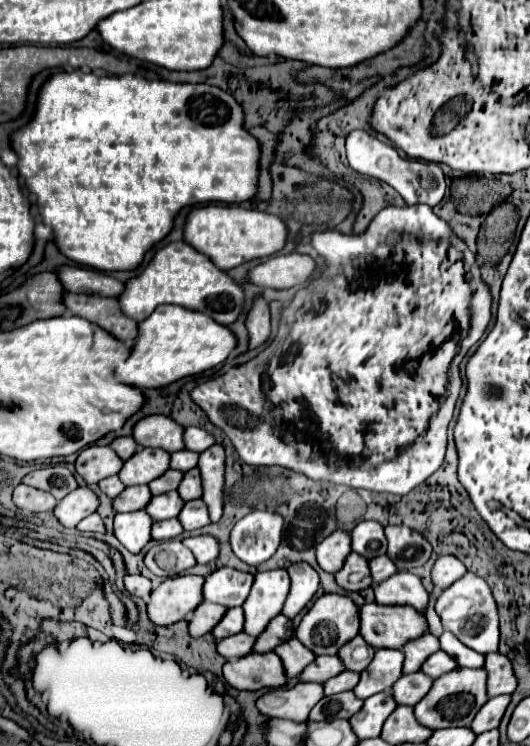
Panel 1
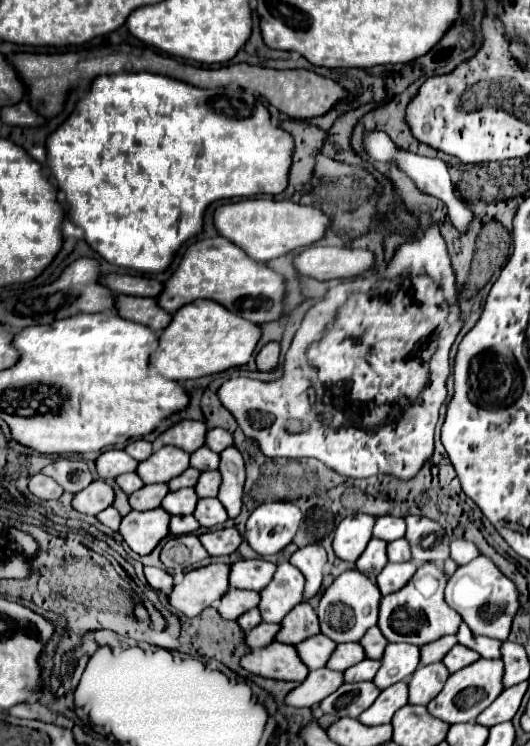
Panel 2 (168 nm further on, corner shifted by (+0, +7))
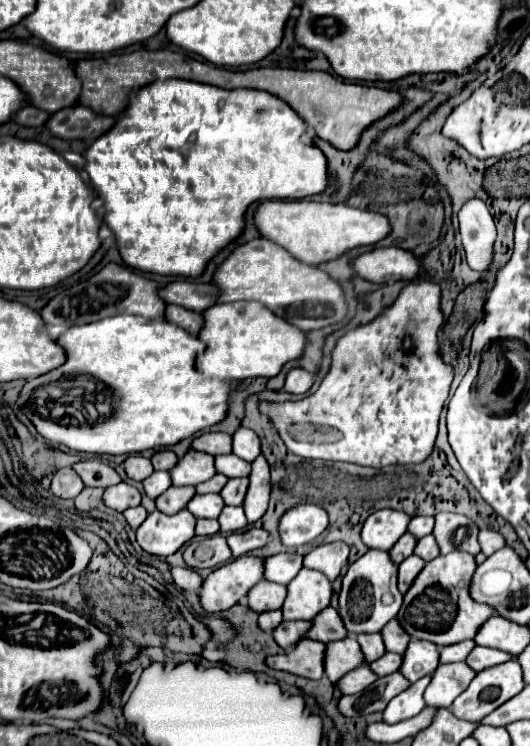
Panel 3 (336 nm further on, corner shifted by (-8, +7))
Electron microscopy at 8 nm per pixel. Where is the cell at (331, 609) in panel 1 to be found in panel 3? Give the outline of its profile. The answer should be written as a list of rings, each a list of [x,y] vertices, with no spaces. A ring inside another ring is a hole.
[[[370,549],[348,567],[338,595],[338,613],[350,635],[378,633],[390,619],[396,617],[400,605],[402,593],[396,587],[396,565],[390,561],[388,551]]]

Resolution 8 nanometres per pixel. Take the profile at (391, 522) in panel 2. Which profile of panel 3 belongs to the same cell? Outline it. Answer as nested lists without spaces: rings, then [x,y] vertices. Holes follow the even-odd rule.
[[[412,517],[408,523],[408,533],[412,533],[416,539],[432,533],[434,517]]]

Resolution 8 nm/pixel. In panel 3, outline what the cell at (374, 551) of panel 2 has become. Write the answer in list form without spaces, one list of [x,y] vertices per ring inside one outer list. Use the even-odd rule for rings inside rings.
[[[404,533],[404,535],[396,541],[396,545],[388,551],[388,553],[390,553],[390,557],[392,557],[392,563],[394,563],[394,565],[398,565],[402,559],[406,559],[406,557],[412,553],[414,543],[416,543],[416,539],[414,539],[414,537],[410,537],[410,533]]]

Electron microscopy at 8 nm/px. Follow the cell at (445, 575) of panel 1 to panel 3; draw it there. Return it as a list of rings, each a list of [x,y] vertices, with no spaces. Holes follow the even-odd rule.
[[[488,529],[478,533],[478,543],[480,543],[480,549],[482,549],[482,553],[484,553],[486,557],[504,547],[504,539],[500,537],[500,533],[488,531]]]

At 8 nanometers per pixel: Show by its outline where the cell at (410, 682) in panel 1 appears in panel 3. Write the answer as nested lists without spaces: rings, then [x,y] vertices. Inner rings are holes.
[[[446,663],[438,665],[430,685],[424,691],[424,701],[428,707],[450,707],[460,691],[468,687],[474,671],[466,663]]]

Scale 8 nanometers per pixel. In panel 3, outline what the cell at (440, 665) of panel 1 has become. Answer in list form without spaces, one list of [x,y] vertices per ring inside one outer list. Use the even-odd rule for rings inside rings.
[[[474,647],[472,653],[466,657],[466,665],[474,671],[482,671],[486,667],[498,665],[498,663],[506,663],[508,659],[512,659],[508,653],[498,651],[498,649],[488,649],[488,647]]]

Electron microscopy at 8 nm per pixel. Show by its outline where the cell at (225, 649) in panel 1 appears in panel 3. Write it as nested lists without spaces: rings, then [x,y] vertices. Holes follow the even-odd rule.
[[[282,621],[276,631],[272,633],[274,635],[274,641],[284,649],[284,651],[290,651],[298,639],[304,637],[304,633],[308,631],[312,623],[310,621]]]

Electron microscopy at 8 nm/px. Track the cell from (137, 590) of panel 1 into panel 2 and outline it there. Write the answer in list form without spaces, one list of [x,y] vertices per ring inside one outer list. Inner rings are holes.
[[[144,567],[144,575],[150,583],[152,589],[156,591],[162,591],[162,593],[170,593],[172,587],[174,587],[174,579],[168,571],[164,569],[158,569],[158,567]]]

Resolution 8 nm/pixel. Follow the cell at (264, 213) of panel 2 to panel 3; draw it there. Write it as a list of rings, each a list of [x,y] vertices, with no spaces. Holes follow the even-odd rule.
[[[264,201],[254,211],[254,225],[260,237],[274,241],[282,249],[288,249],[298,261],[318,265],[322,261],[336,259],[344,251],[360,245],[370,245],[384,239],[390,233],[388,219],[372,211],[360,211],[344,203],[320,203],[320,201]]]

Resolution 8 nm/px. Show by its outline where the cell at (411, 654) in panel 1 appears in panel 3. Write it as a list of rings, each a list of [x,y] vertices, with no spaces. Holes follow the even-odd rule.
[[[460,641],[456,645],[446,645],[440,647],[440,663],[454,663],[454,661],[464,661],[468,653],[474,649],[474,641]]]

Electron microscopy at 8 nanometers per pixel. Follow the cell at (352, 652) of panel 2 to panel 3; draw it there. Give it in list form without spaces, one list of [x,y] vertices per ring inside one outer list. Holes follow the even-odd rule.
[[[364,633],[364,635],[358,637],[358,643],[360,643],[360,649],[362,649],[362,655],[364,655],[366,663],[376,661],[386,651],[380,633]]]

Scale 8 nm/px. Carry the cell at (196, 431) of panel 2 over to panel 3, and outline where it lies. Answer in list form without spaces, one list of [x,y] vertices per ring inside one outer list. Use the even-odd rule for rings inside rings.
[[[204,433],[192,441],[192,449],[208,455],[222,455],[232,451],[232,437],[228,433]]]

